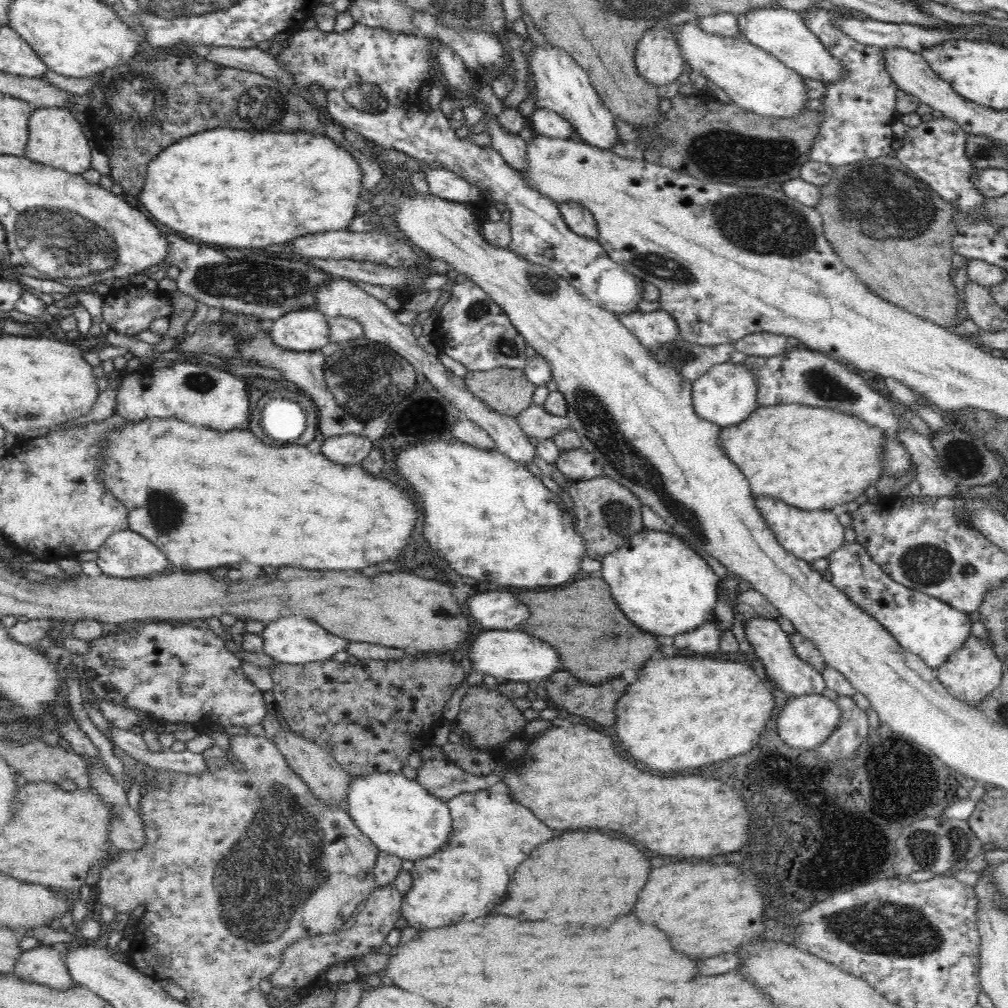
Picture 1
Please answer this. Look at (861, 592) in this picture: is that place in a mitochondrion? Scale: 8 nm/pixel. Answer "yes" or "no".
yes

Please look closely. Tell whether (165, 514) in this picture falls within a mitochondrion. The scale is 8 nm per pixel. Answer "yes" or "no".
yes

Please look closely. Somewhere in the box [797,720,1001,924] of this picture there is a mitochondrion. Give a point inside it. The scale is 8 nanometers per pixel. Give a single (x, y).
(925, 845)

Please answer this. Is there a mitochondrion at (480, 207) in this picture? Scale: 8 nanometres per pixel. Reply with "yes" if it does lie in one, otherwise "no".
no

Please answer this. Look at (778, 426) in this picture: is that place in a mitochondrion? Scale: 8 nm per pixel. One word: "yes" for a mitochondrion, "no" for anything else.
no

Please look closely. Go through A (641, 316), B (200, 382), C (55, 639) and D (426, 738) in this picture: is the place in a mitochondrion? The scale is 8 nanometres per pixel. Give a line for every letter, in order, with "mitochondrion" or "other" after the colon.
A: other
B: mitochondrion
C: other
D: other

